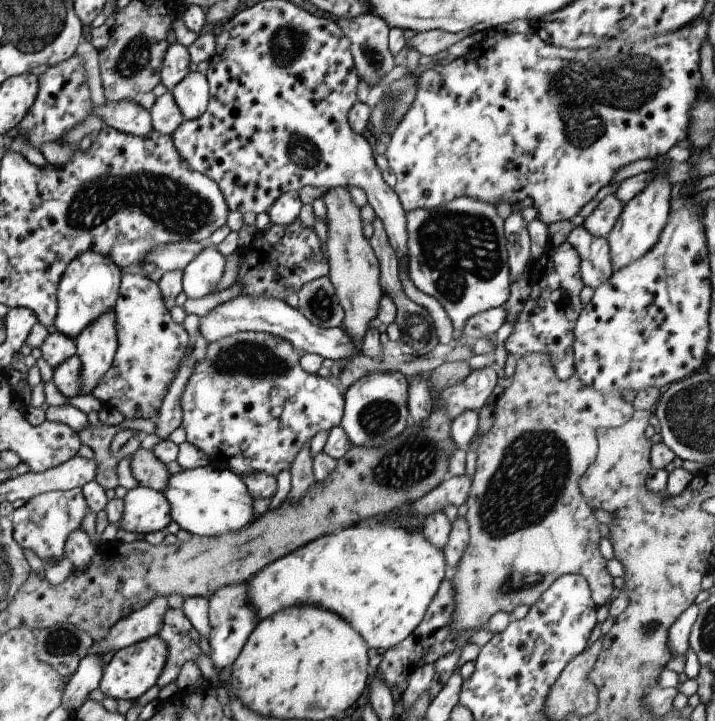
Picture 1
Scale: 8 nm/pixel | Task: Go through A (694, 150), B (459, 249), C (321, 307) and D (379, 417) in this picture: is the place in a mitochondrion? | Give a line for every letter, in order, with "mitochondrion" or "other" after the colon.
A: other
B: mitochondrion
C: mitochondrion
D: mitochondrion

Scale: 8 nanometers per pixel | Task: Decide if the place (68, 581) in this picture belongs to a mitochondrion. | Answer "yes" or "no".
no

